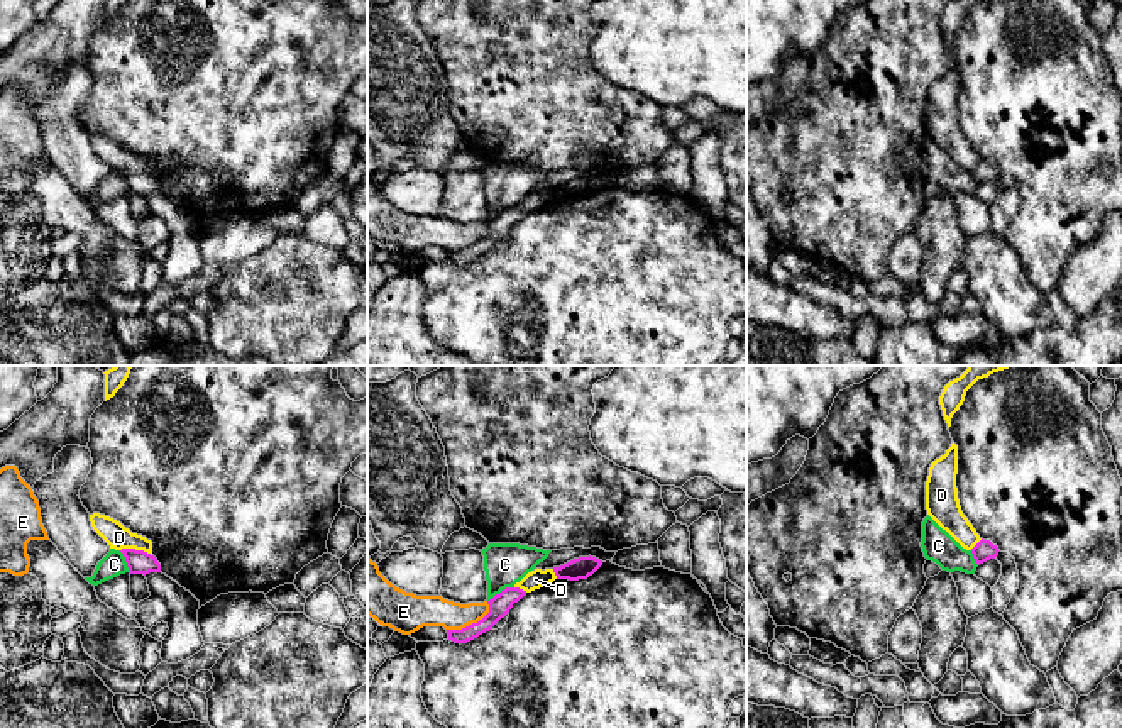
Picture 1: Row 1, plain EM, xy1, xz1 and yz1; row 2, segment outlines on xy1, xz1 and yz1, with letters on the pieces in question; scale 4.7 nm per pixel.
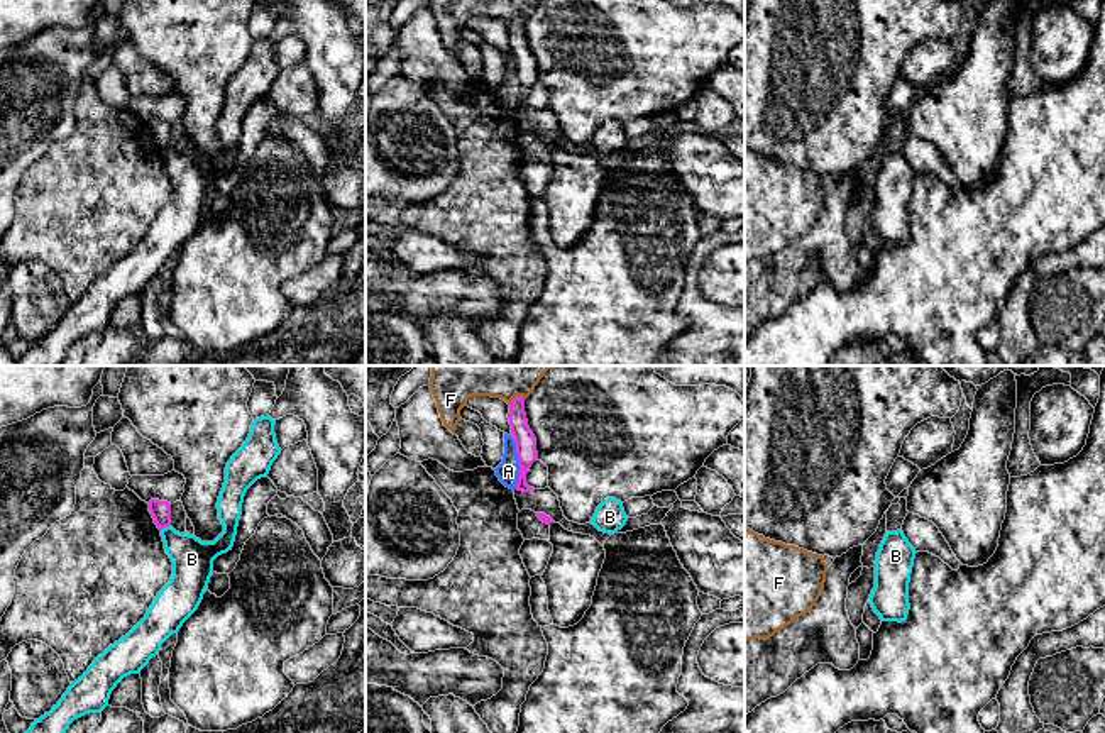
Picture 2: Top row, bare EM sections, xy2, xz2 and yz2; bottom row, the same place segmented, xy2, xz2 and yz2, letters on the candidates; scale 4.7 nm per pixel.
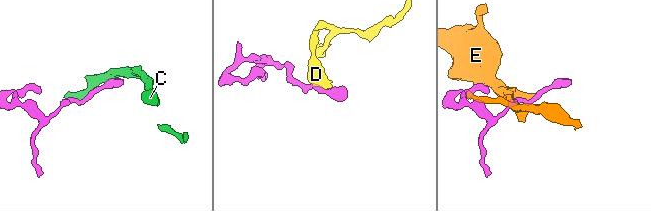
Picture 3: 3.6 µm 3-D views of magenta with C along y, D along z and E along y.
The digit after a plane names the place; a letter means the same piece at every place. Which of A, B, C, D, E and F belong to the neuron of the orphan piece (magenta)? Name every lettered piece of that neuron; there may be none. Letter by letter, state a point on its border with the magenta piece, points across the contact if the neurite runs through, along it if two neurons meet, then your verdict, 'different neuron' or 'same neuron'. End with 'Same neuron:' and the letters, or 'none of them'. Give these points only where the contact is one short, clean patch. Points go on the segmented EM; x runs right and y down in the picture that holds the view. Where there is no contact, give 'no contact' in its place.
A: meets magenta in xz2 at (520, 464); border along xz2 (513, 439), (520, 466), (516, 488); different neuron
B: meets magenta in xy2 at (164, 527); border along xy2 (170, 523), (161, 530); different neuron
C: meets magenta in xz1 at (501, 591); border along xz1 (513, 584), (488, 601); different neuron
D: meets magenta in xy1 at (134, 549); border along xy1 (120, 549), (142, 549), (151, 556); different neuron
E: meets magenta in xz1 at (472, 623); different neuron
F: meets magenta in xz2 at (515, 398); different neuron
Same neuron: none of them

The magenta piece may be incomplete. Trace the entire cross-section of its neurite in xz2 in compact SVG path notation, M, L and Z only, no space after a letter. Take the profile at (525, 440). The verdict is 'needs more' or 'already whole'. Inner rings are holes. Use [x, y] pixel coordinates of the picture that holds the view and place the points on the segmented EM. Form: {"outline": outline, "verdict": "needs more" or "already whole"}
{"outline": "M516 396L513 400L513 403L509 405L508 418L521 466L516 489L523 493L531 493L535 489L526 484L526 472L531 467L531 464L538 459L538 452L536 452L536 438L528 427L523 396Z", "verdict": "already whole"}

